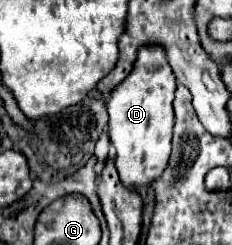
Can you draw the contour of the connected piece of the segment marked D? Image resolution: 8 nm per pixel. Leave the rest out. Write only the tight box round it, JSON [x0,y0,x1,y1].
[107,43,175,189]

